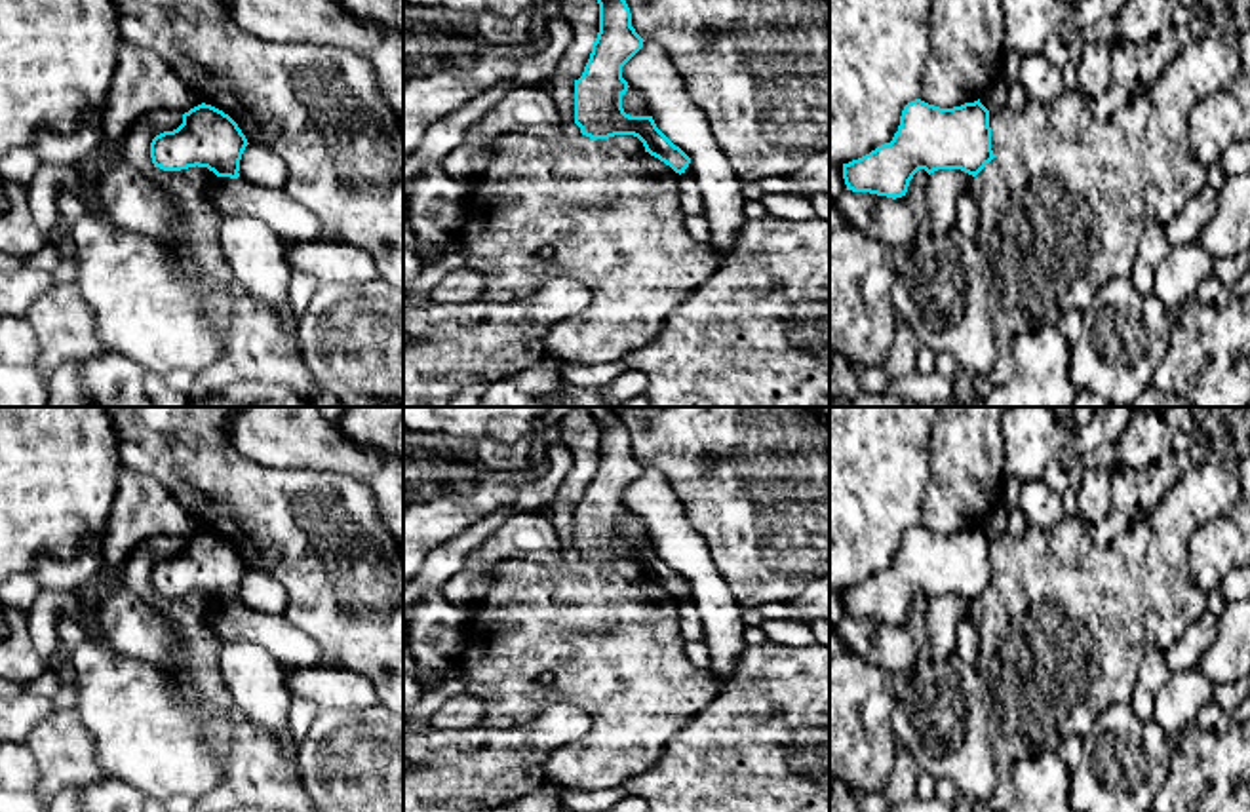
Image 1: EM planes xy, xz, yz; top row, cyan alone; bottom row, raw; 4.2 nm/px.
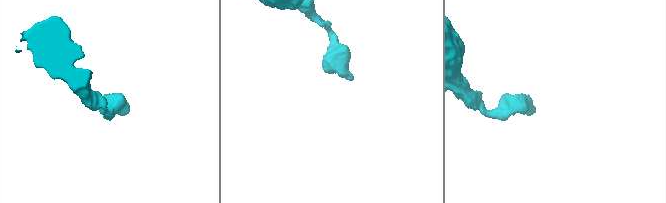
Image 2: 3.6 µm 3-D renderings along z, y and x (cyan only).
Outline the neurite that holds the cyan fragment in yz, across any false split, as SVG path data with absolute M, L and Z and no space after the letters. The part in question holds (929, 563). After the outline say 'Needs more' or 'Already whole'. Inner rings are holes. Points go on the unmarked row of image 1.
M978 527L940 534L908 529L898 557L869 580L843 590L847 616L902 624L919 595L961 595L976 603L991 586L989 536Z. Already whole

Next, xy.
M198 531L183 540L183 550L173 557L156 561L150 569L150 584L154 593L164 597L181 597L188 593L207 593L217 603L240 603L240 586L247 572L247 565L238 550L223 536L211 531Z. Already whole

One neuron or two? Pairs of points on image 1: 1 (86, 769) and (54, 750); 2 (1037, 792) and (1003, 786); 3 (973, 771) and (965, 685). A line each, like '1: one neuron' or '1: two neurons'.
1: one neuron
2: two neurons
3: one neuron

